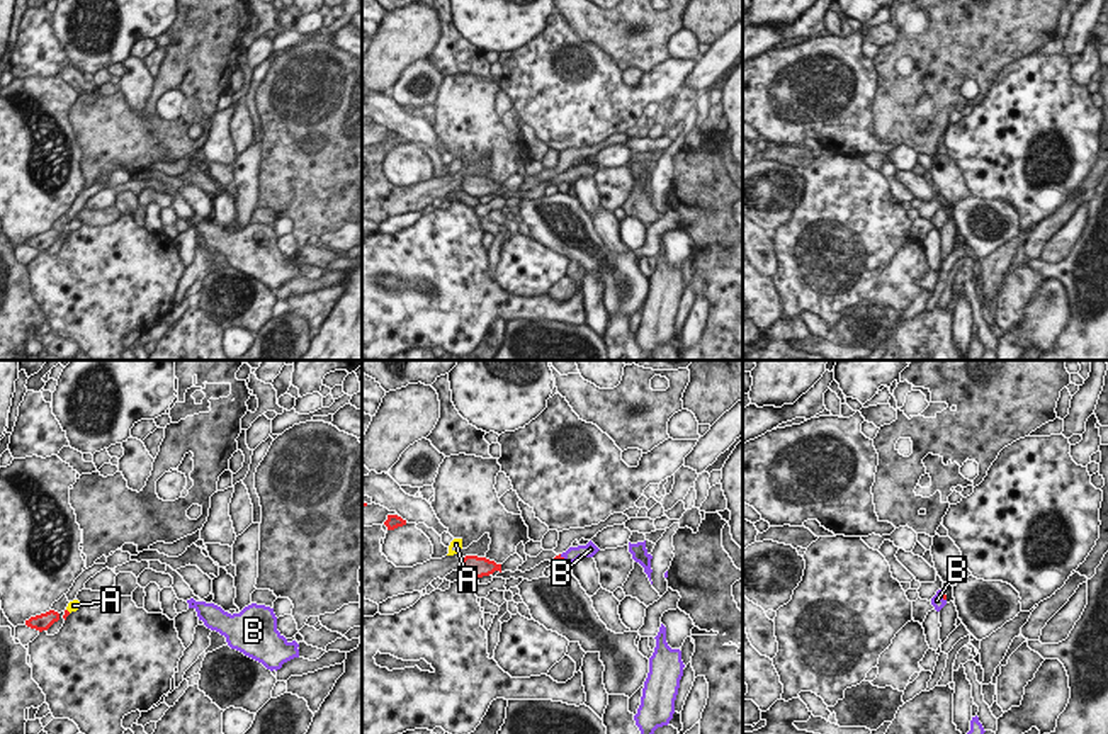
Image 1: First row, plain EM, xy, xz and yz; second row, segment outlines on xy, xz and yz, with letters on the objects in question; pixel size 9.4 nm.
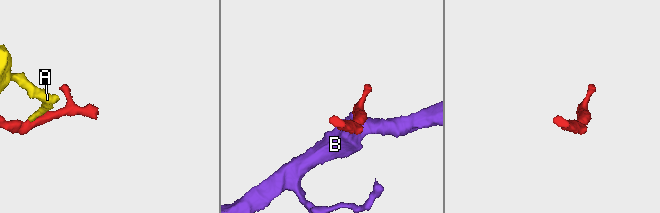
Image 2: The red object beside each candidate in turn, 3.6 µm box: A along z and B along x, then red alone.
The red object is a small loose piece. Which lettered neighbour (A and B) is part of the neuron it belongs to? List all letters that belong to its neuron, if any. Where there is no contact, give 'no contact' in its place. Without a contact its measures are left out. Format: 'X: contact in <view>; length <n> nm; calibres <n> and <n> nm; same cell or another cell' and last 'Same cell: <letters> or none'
A: no contact; another cell
B: contact in yz; length 120 nm; calibres 30 and 120 nm; same cell
Same cell: B

